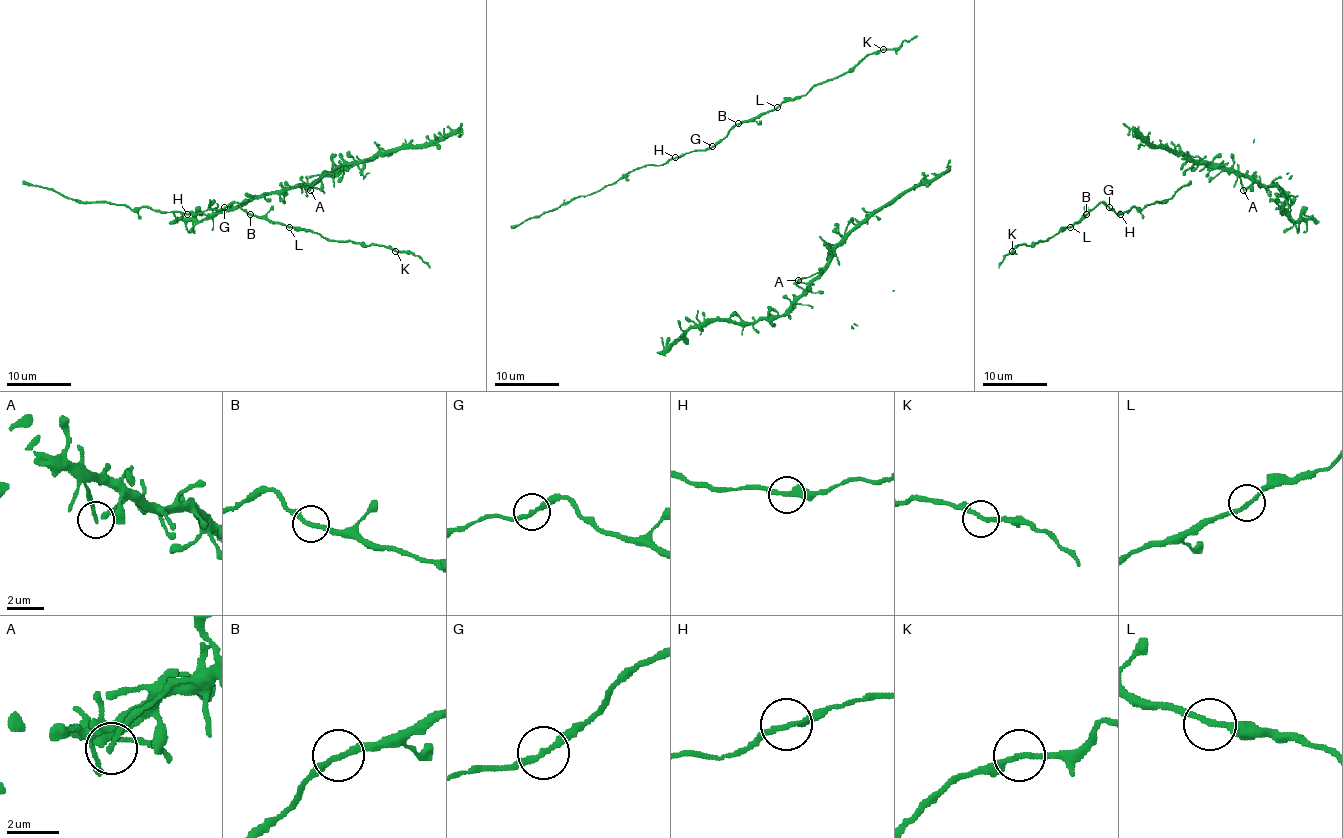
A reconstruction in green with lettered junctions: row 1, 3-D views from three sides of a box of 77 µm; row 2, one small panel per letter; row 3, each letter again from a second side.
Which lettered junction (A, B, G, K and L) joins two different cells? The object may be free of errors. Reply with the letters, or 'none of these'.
none of these

